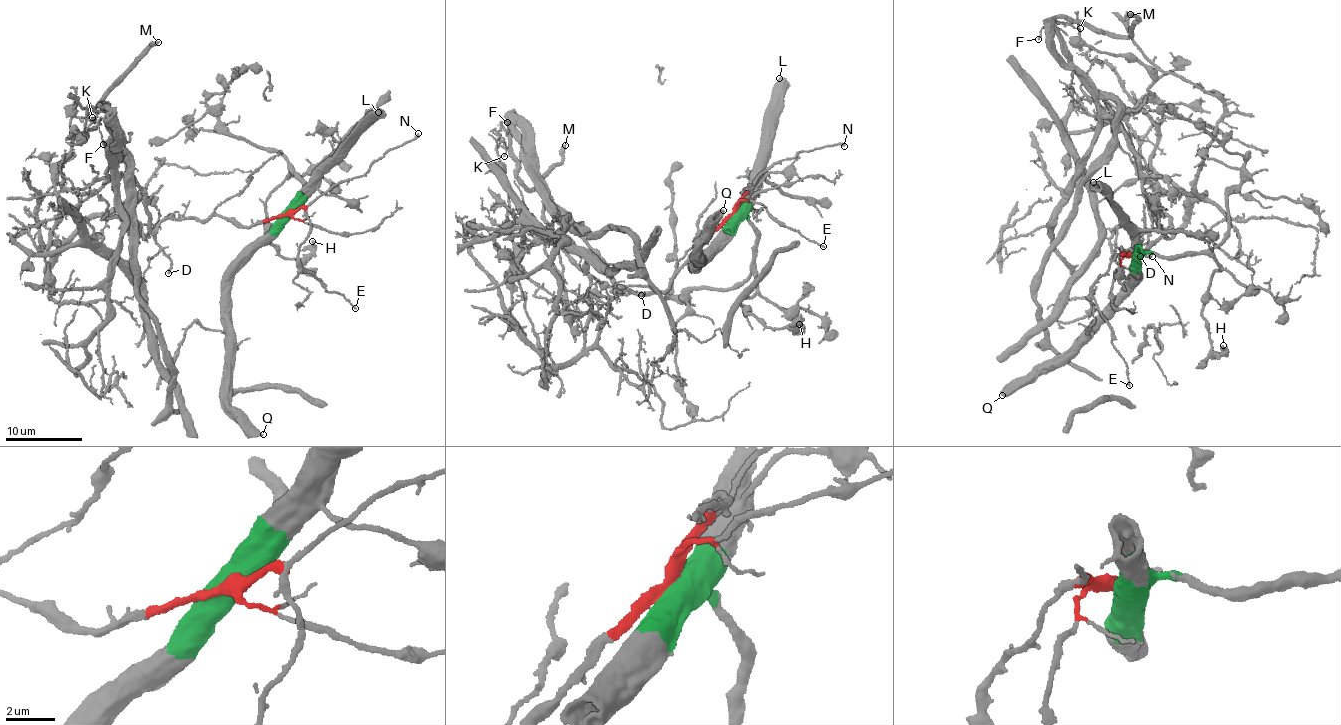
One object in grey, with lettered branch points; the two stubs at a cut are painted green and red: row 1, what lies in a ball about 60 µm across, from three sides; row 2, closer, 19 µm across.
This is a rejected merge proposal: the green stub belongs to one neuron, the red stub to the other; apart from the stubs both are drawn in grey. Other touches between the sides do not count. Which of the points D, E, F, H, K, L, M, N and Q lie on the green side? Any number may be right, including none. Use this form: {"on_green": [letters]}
{"on_green": ["H", "L", "Q"]}

